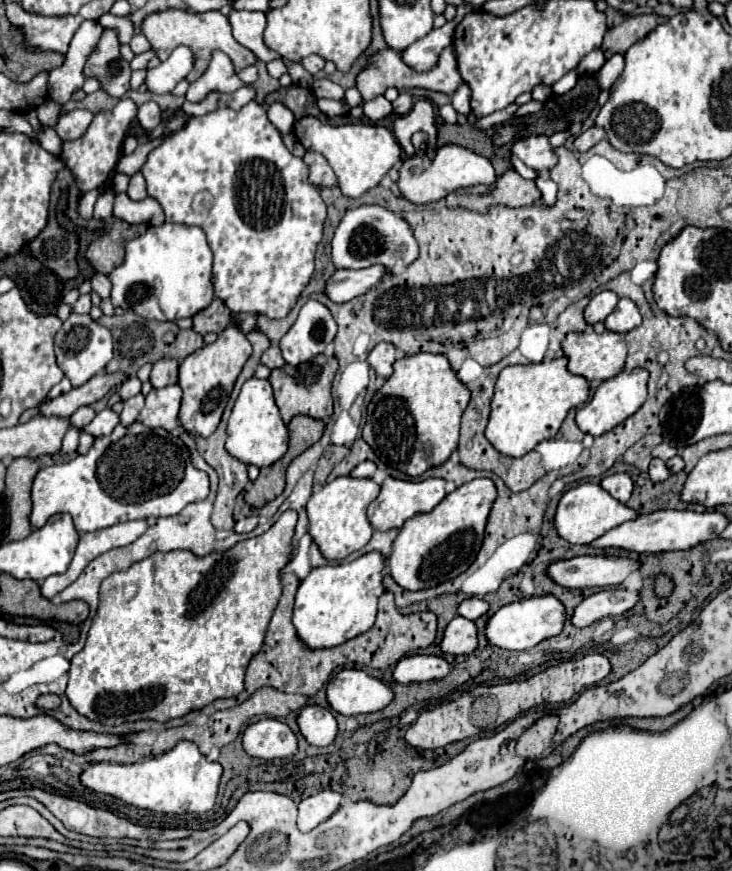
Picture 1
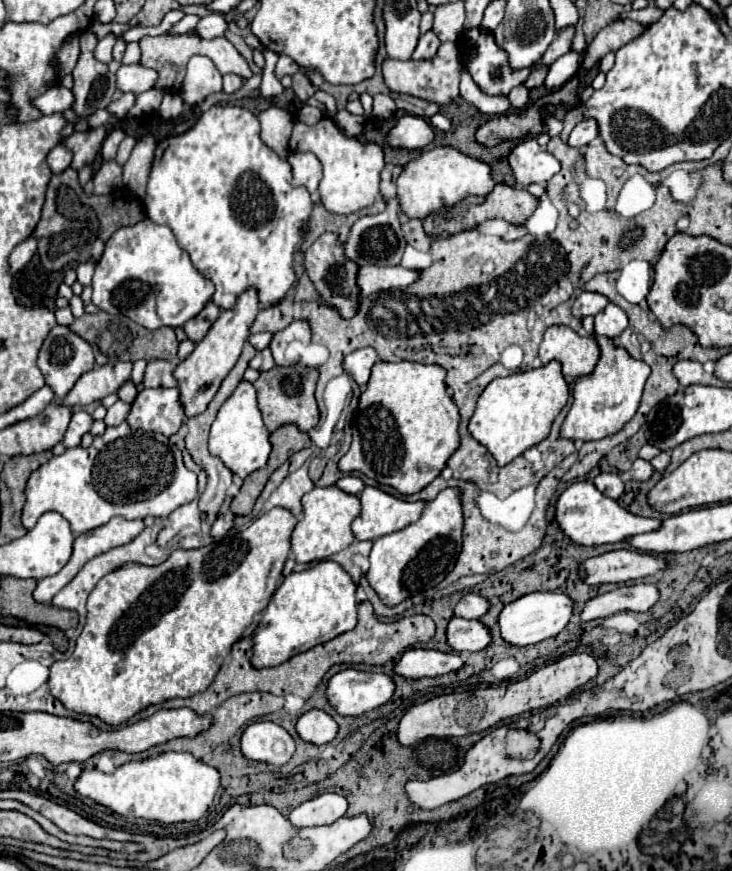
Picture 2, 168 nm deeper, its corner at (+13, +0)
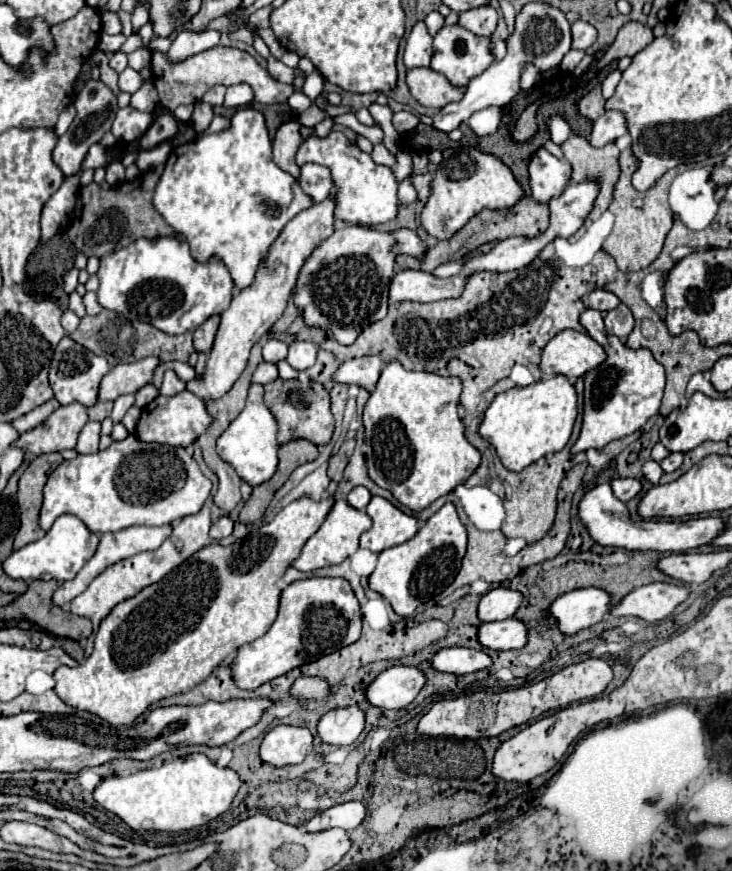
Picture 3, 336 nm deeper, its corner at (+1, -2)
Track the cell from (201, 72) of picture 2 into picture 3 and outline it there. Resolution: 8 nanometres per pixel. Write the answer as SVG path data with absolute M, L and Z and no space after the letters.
M214 85L214 89L206 91L202 101L210 103L210 105L222 105L224 103L224 95L226 95L226 87L224 85Z

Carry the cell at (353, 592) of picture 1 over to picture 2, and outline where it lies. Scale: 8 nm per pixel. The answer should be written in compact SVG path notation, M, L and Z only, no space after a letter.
M318 561L306 571L288 575L252 633L252 667L276 667L298 653L352 631L356 627L356 609L356 585L338 563Z

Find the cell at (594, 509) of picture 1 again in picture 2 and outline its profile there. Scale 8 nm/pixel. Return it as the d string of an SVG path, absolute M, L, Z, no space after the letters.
M578 481L572 483L558 499L556 503L556 519L560 523L560 529L564 535L568 535L578 545L606 545L606 543L620 543L634 535L658 531L662 527L660 519L646 519L628 513L624 507L620 507L614 499L602 495L594 483L590 481Z

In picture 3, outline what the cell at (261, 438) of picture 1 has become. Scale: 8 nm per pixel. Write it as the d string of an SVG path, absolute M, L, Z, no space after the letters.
M252 385L248 393L248 401L244 411L228 425L228 429L218 439L218 455L236 469L242 481L250 483L252 487L268 481L276 472L278 465L277 422L270 409L264 405L264 391L262 385Z

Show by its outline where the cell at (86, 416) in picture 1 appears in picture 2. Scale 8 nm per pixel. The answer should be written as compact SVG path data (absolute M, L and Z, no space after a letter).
M76 411L76 413L72 415L72 421L70 421L68 431L66 431L66 435L64 435L64 441L62 441L64 447L68 447L68 449L70 449L70 447L78 447L82 435L90 431L92 421L94 421L94 419L92 419L88 413Z

